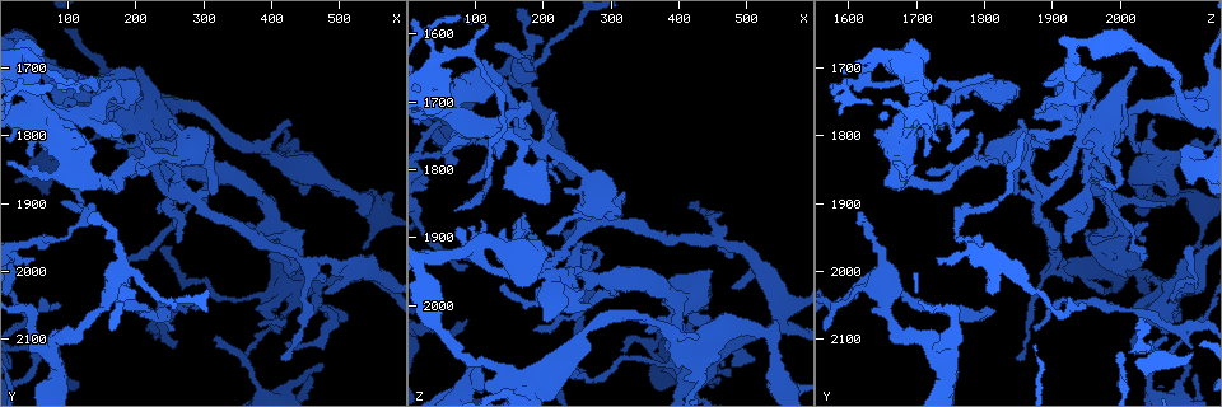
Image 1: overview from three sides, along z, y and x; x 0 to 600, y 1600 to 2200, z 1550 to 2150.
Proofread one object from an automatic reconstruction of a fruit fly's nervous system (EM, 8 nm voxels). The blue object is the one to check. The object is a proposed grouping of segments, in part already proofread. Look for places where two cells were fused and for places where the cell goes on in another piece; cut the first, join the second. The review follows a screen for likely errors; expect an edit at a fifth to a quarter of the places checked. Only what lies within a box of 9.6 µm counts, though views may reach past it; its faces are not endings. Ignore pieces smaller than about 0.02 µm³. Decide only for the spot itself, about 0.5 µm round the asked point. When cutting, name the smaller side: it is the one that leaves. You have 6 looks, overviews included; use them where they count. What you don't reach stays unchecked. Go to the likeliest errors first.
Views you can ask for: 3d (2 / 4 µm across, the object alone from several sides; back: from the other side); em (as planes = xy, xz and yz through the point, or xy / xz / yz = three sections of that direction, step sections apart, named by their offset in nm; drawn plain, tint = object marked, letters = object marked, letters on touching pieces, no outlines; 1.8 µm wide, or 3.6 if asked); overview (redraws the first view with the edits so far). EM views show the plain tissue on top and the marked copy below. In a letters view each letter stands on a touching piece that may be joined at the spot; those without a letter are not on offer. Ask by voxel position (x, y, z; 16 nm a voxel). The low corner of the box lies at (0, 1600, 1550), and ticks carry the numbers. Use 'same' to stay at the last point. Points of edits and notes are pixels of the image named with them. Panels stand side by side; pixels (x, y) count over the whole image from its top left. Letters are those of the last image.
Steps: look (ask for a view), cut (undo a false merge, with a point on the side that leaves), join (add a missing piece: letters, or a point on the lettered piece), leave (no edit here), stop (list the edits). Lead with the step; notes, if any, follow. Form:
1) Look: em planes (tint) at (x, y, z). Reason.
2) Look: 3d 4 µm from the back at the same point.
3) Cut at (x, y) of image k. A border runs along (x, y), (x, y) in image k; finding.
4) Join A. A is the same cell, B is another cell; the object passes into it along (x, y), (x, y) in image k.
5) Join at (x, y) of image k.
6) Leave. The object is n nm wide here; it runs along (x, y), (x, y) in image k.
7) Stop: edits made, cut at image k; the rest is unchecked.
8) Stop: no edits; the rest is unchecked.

Look: em planes (tint) at (95, 1840, 2100). Abrupt turn.

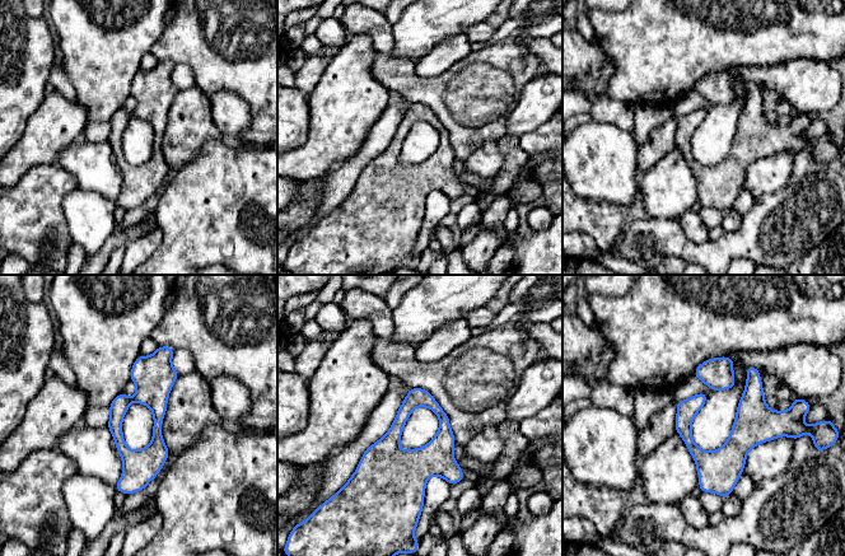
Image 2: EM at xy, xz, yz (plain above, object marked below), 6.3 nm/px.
Look: em planes (letters) at the same point. See the neighbours.

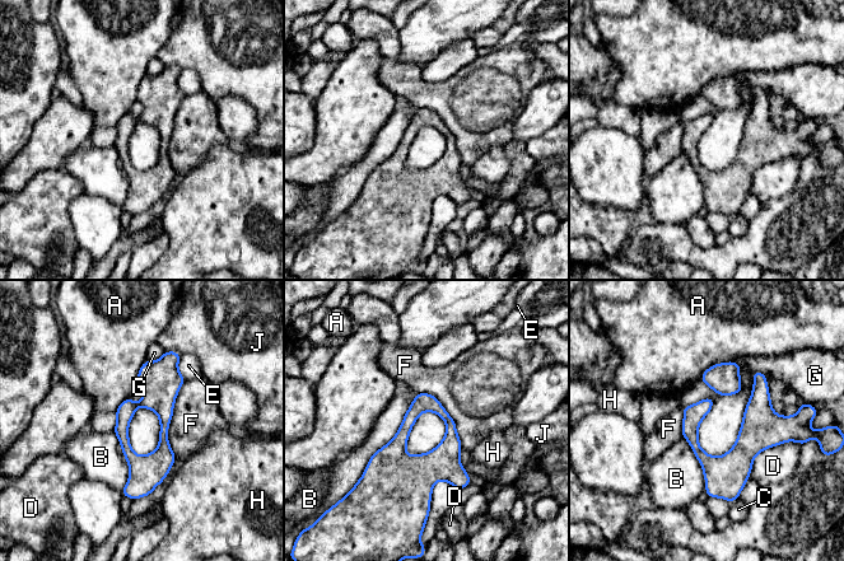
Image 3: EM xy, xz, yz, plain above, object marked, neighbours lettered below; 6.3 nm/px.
Leave. A, B, C, D, E, F, G, H and J are other cells; a border runs along (186, 380), (168, 428), (175, 457) in image 3; one cell here.

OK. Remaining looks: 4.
Look: em 3.6 µm planes (letters) at (450, 1985, 1905). Arms part here.

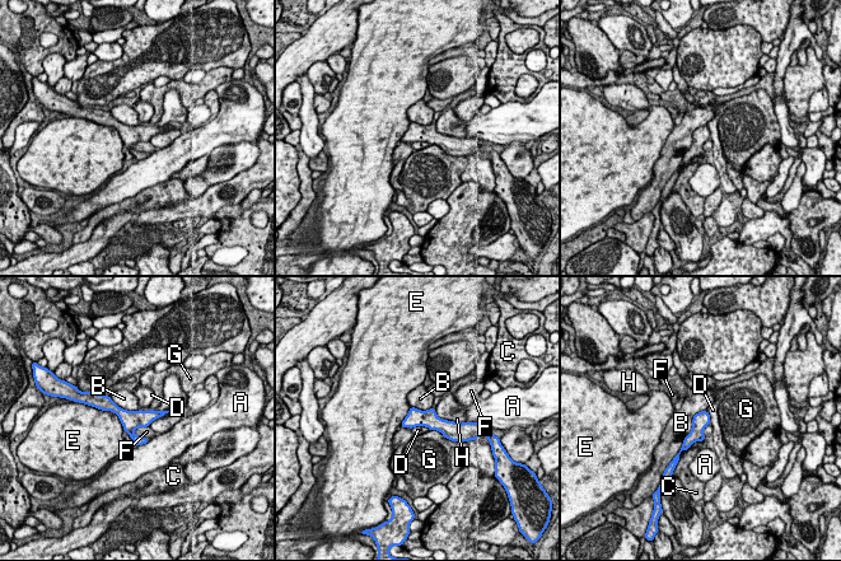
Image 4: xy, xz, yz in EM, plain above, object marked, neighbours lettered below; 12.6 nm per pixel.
Leave. A, B, C, D, E, F, G and H are other cells; it runs along (102, 400), (143, 440) in image 4; all the same cell.

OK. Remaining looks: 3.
Look: em 3.6 µm planes (tint) at (275, 1830, 1835). Sharp bend.

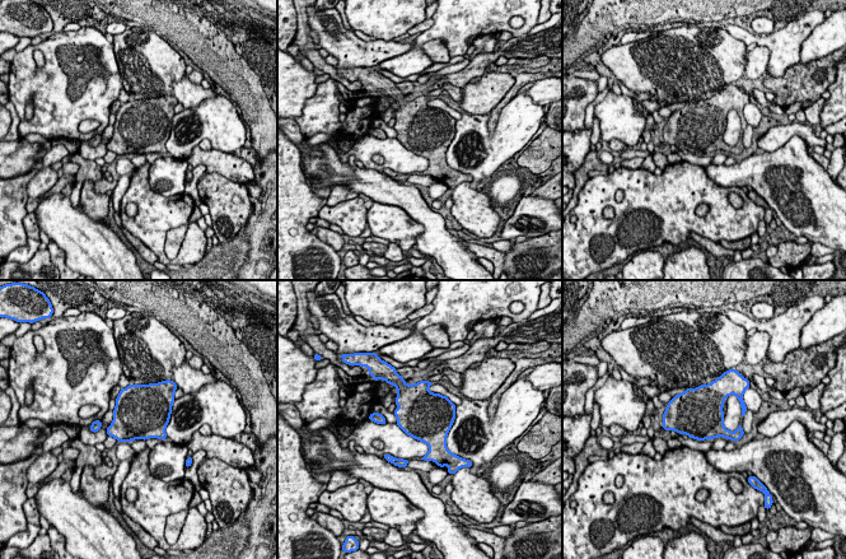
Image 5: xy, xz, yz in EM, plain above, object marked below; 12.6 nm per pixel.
Look: em 3.6 µm planes (letters) at the same point. What lies round it.

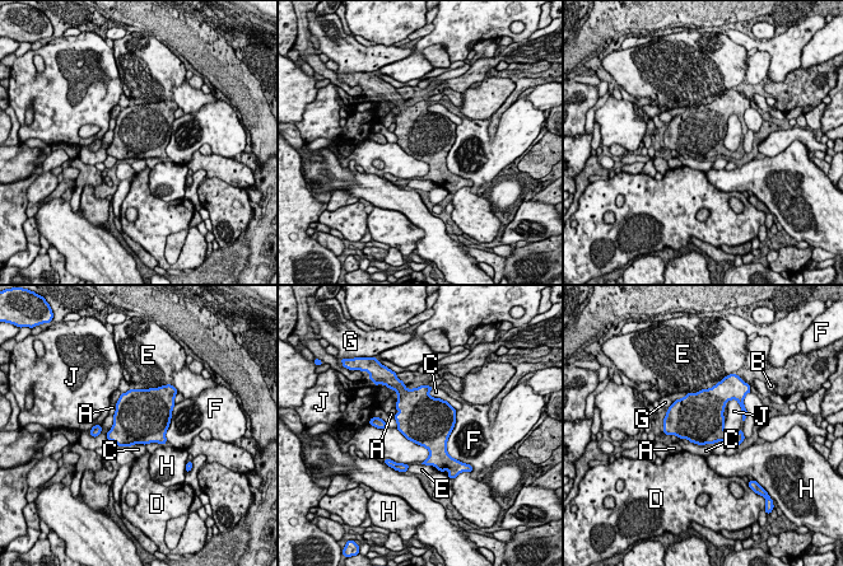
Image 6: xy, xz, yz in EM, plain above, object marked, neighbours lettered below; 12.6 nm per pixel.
Leave. A, B, C, D, E, F, G, H and J are other cells; a border runs along (396, 429), (423, 445), (428, 458) in image 6; continuous, no second cell.

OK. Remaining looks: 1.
Stop: no edits; the rest is unchecked.

